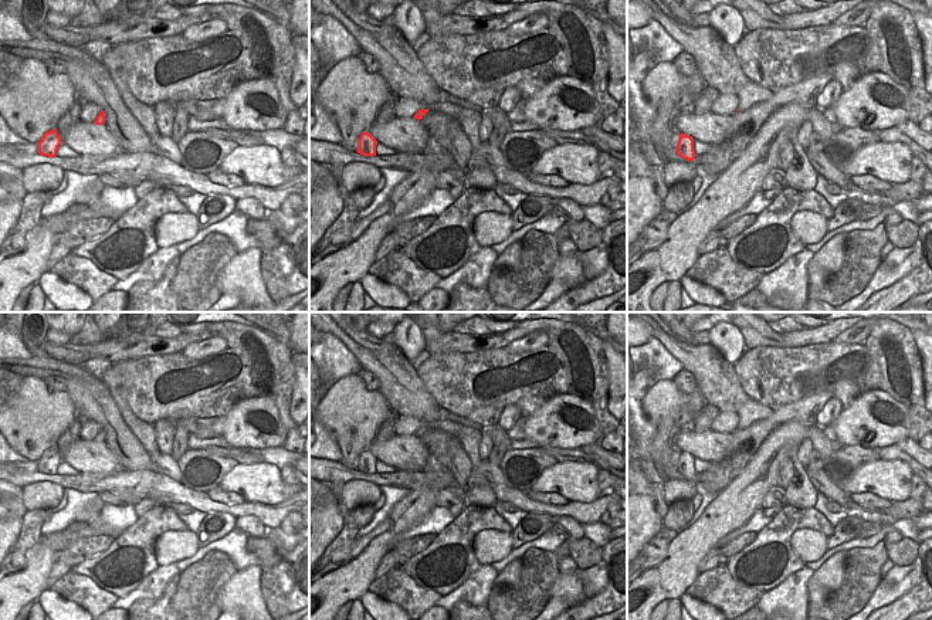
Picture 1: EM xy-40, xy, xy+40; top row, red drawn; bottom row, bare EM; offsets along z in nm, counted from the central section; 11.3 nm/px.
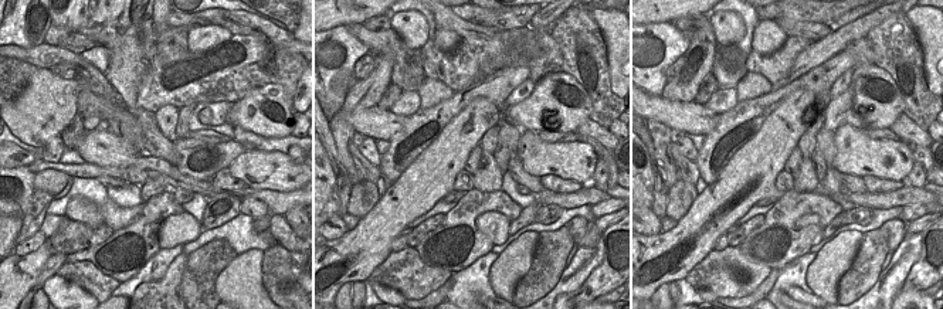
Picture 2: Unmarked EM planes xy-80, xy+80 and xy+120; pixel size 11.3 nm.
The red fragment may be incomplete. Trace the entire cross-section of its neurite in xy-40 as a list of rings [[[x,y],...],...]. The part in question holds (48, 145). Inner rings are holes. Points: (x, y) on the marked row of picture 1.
[[[57,129],[45,132],[38,142],[38,153],[48,157],[55,157],[58,146],[61,145],[61,138]]]

